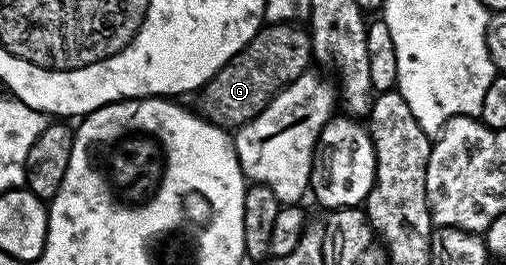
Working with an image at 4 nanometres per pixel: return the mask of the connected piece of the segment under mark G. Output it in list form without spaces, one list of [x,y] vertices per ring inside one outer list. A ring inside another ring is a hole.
[[[273,23],[261,27],[260,32],[210,82],[200,88],[194,104],[200,118],[207,119],[215,127],[235,129],[258,117],[258,113],[262,113],[262,109],[270,105],[274,96],[284,87],[289,87],[299,75],[305,74],[309,70],[308,62],[310,64],[313,62],[312,36],[302,28],[303,26],[295,23]]]

